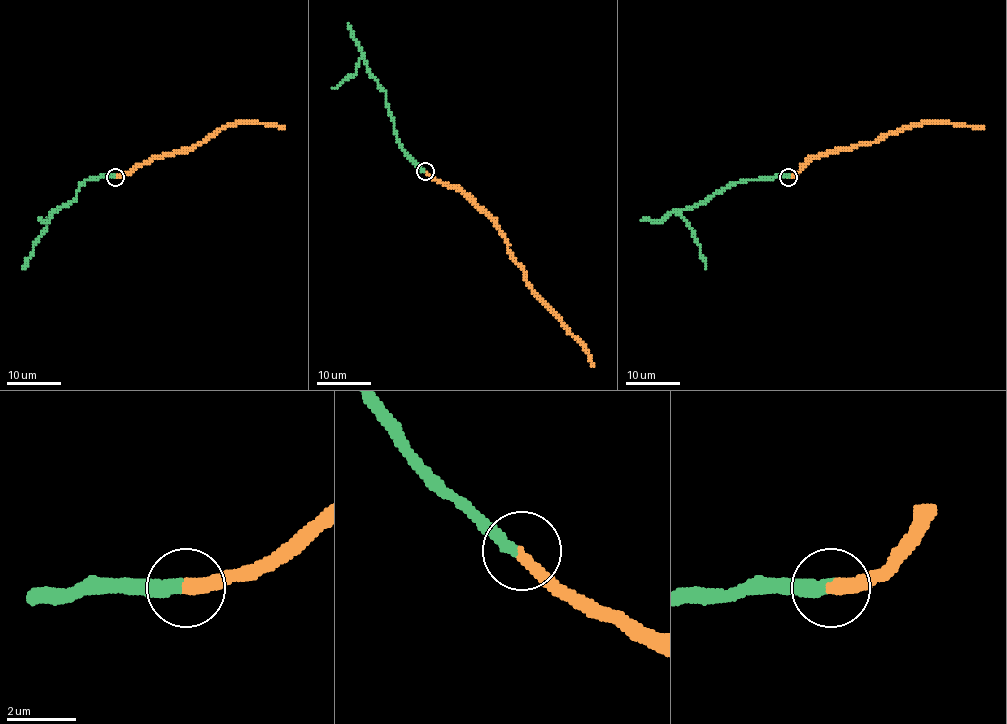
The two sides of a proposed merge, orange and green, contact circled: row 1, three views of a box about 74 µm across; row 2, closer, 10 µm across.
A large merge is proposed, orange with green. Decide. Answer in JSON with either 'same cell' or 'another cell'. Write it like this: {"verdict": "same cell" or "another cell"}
{"verdict": "another cell"}

